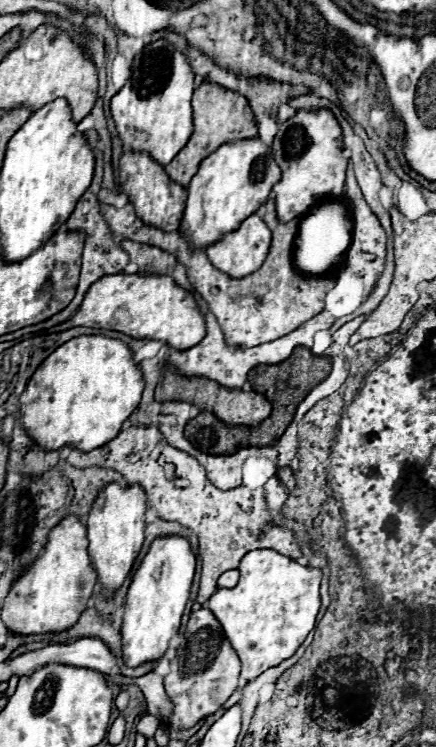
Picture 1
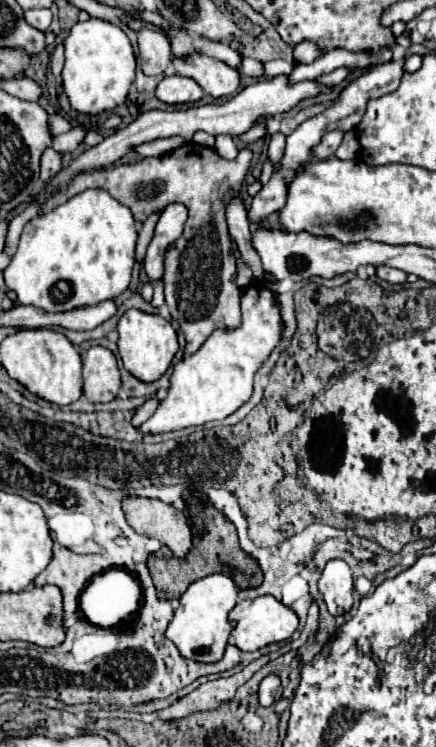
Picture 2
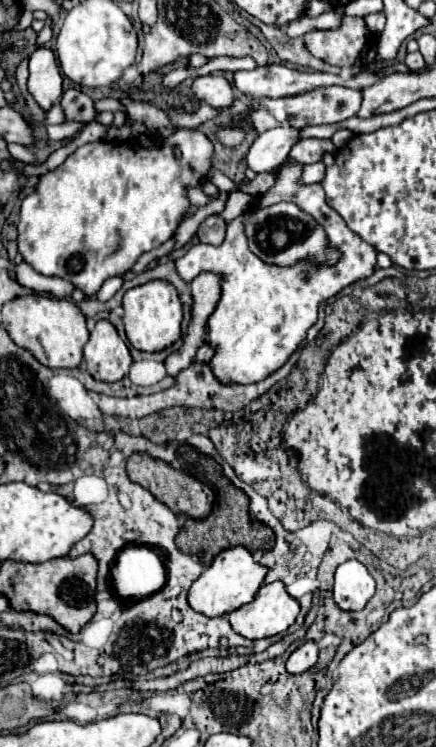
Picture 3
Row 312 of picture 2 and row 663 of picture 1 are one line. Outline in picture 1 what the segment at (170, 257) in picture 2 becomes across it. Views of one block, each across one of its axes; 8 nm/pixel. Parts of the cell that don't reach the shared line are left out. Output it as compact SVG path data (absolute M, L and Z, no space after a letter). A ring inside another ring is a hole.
M208 608L192 612L186 624L184 654L176 658L174 668L164 678L166 694L174 702L174 714L170 716L170 720L166 720L164 726L186 730L198 724L208 714L214 714L238 688L240 684L238 678L240 678L240 660L236 652L230 648L228 640L224 638L218 620L212 616Z

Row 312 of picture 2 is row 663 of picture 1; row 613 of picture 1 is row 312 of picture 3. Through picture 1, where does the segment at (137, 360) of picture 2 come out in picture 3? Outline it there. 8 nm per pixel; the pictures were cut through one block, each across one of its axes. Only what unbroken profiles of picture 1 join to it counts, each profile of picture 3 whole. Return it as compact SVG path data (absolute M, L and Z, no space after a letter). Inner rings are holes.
M152 280L126 290L124 300L124 328L130 344L144 352L158 352L174 344L180 338L182 324L182 302L176 288L164 280Z

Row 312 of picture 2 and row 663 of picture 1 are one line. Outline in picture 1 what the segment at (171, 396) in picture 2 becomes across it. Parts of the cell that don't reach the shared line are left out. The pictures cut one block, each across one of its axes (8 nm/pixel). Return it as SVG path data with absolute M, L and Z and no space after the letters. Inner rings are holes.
M252 550L240 562L240 580L234 588L220 588L208 608L220 622L232 650L242 660L242 678L254 680L268 668L290 658L316 624L320 610L320 570L300 566L274 550Z

